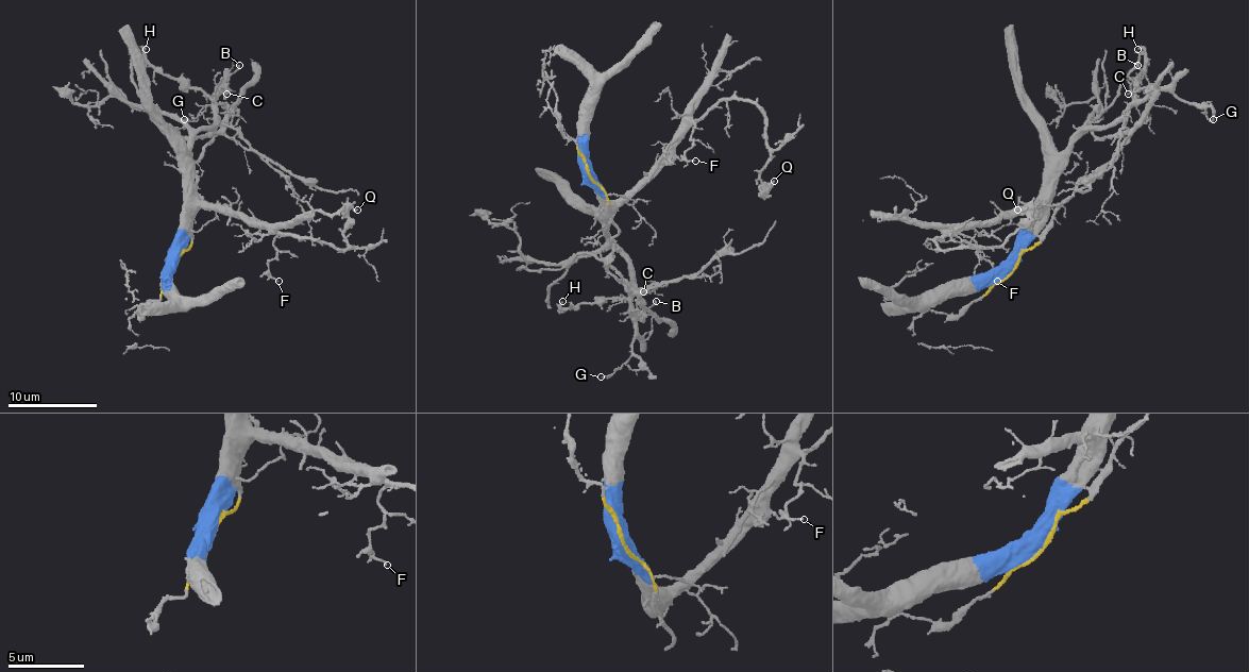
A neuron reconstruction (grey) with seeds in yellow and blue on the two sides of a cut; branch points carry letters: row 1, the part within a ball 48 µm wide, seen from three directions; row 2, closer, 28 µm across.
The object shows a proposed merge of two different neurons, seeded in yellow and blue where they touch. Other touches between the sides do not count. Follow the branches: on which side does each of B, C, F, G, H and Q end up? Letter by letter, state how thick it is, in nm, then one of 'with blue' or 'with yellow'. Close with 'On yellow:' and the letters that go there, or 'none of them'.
B: calibre 140 nm; with blue
C: calibre 130 nm; with blue
F: calibre 130 nm; with blue
G: calibre 90 nm; with blue
H: calibre 200 nm; with blue
Q: calibre 150 nm; with blue
On yellow: none of them

